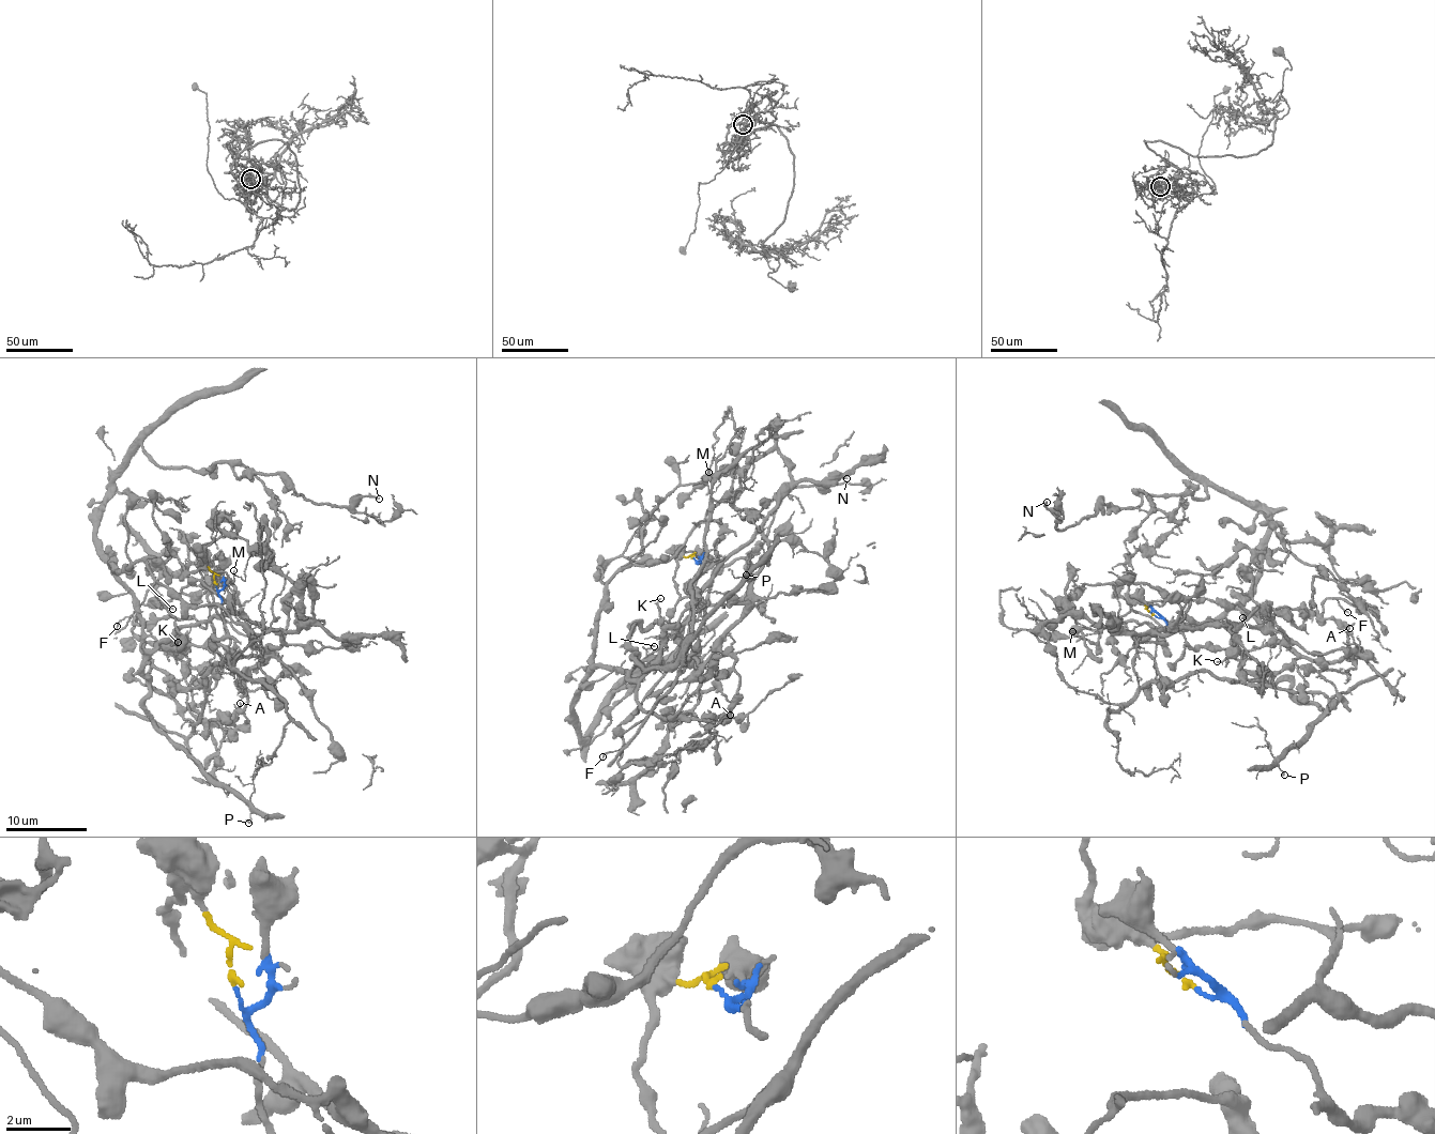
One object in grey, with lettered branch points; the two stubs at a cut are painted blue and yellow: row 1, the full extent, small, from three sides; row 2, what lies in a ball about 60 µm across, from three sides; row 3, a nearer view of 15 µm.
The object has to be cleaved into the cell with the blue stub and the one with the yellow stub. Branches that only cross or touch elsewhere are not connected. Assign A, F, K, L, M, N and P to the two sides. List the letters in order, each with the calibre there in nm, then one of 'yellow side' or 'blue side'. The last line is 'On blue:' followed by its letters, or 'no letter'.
A: calibre 150 nm; blue side
F: calibre 130 nm; yellow side
K: calibre 120 nm; blue side
L: calibre 100 nm; yellow side
M: calibre 100 nm; blue side
N: calibre 120 nm; blue side
P: calibre 130 nm; yellow side
On blue: A, K, M, N

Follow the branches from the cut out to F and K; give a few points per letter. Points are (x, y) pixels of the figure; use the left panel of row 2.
F: (215, 584), (203, 561), (203, 583), (227, 608), (205, 628), (193, 616), (138, 626), (138, 613), (116, 627)
K: (215, 584), (223, 670), (176, 685), (144, 648), (144, 639), (177, 643)

